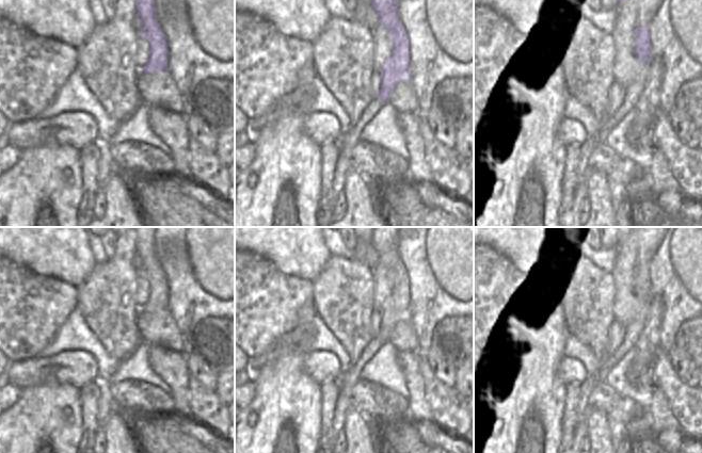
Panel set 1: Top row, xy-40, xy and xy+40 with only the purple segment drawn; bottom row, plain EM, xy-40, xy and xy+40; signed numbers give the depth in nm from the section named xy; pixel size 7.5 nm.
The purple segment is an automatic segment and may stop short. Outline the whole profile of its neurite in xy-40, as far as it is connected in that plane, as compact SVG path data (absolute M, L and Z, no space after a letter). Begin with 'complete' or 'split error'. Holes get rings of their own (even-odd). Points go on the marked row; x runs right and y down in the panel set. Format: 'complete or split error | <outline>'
complete | M135 0L135 13L142 25L142 35L150 46L150 56L140 72L167 70L170 52L163 30L155 12L155 0Z

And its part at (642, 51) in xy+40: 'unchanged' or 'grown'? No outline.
unchanged

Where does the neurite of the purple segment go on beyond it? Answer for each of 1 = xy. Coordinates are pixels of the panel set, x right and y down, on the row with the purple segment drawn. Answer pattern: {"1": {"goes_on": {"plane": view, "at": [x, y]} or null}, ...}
{"1": {"goes_on": null}}

